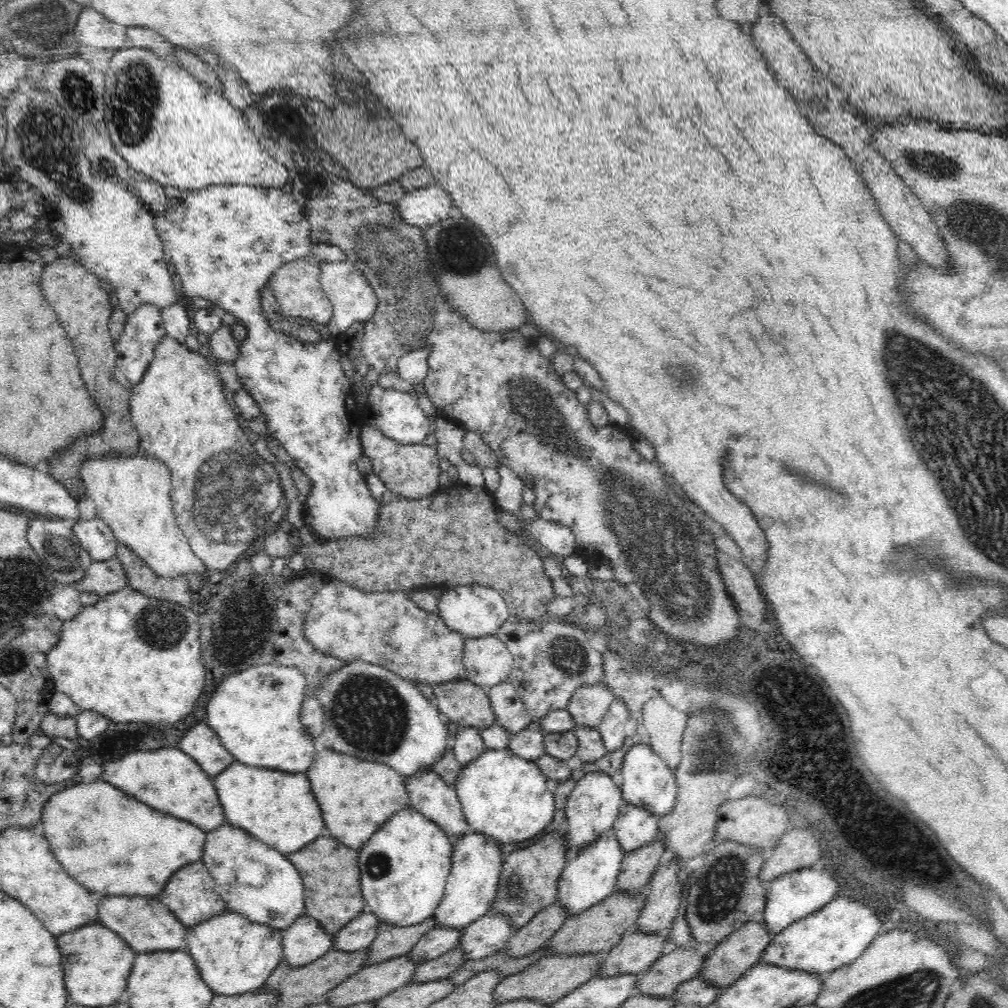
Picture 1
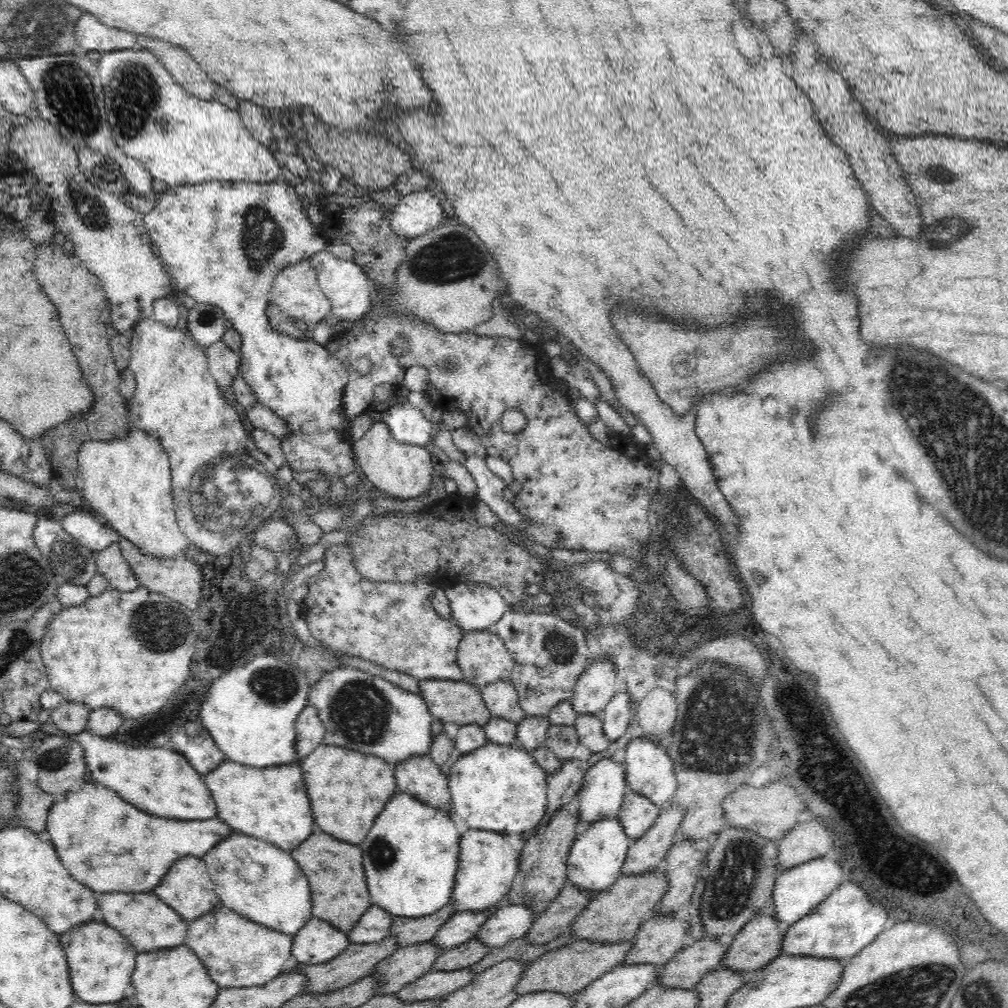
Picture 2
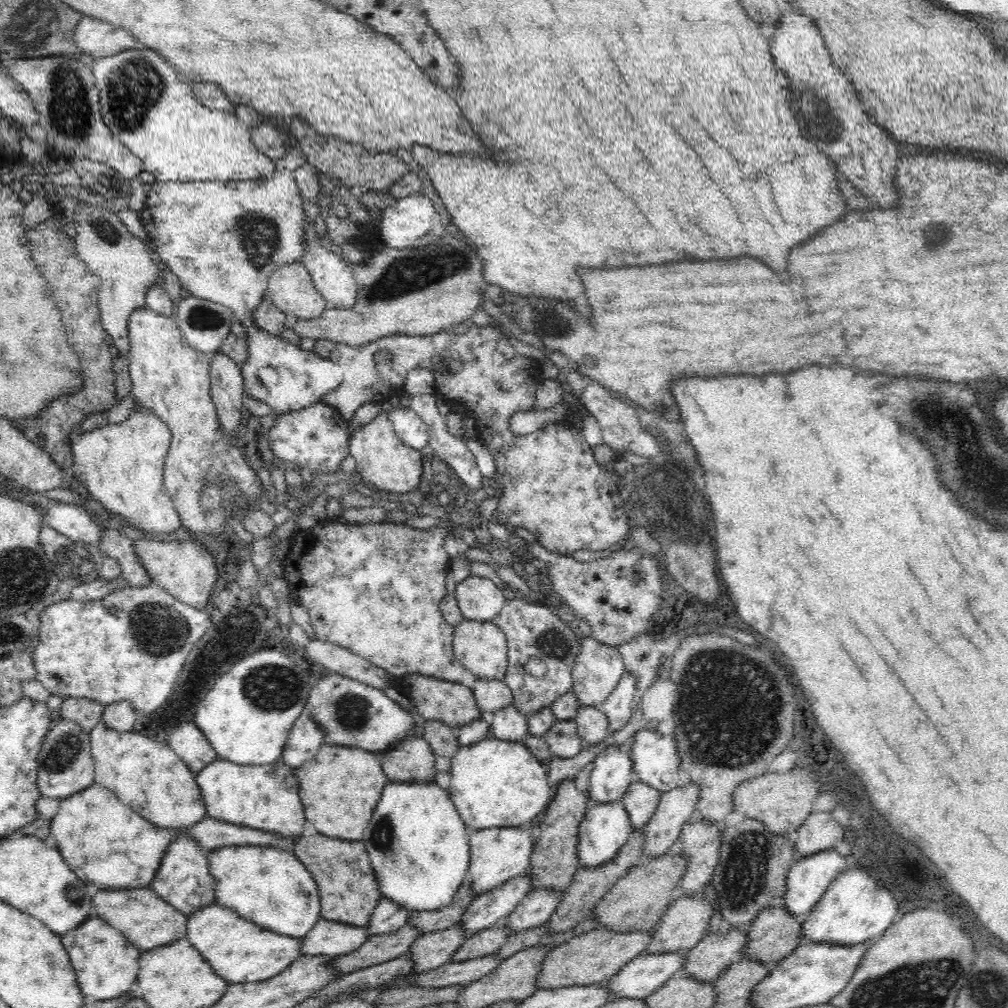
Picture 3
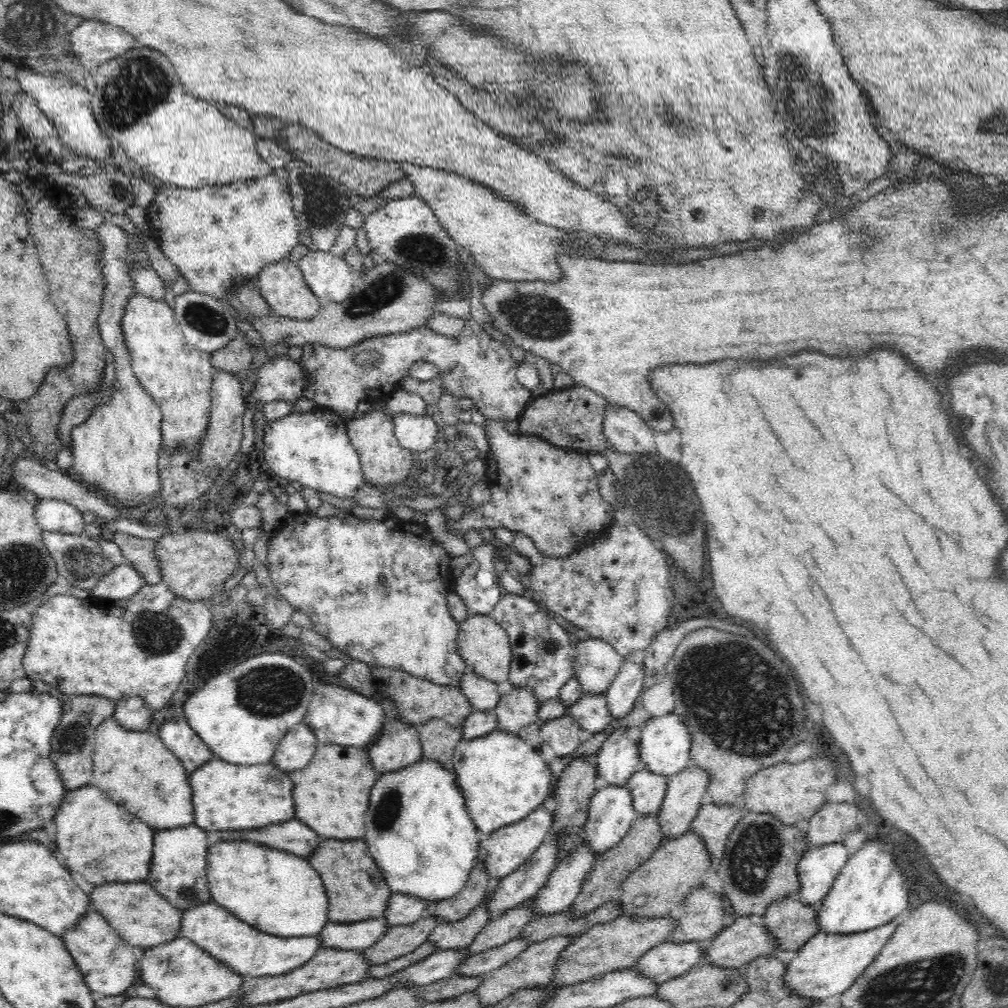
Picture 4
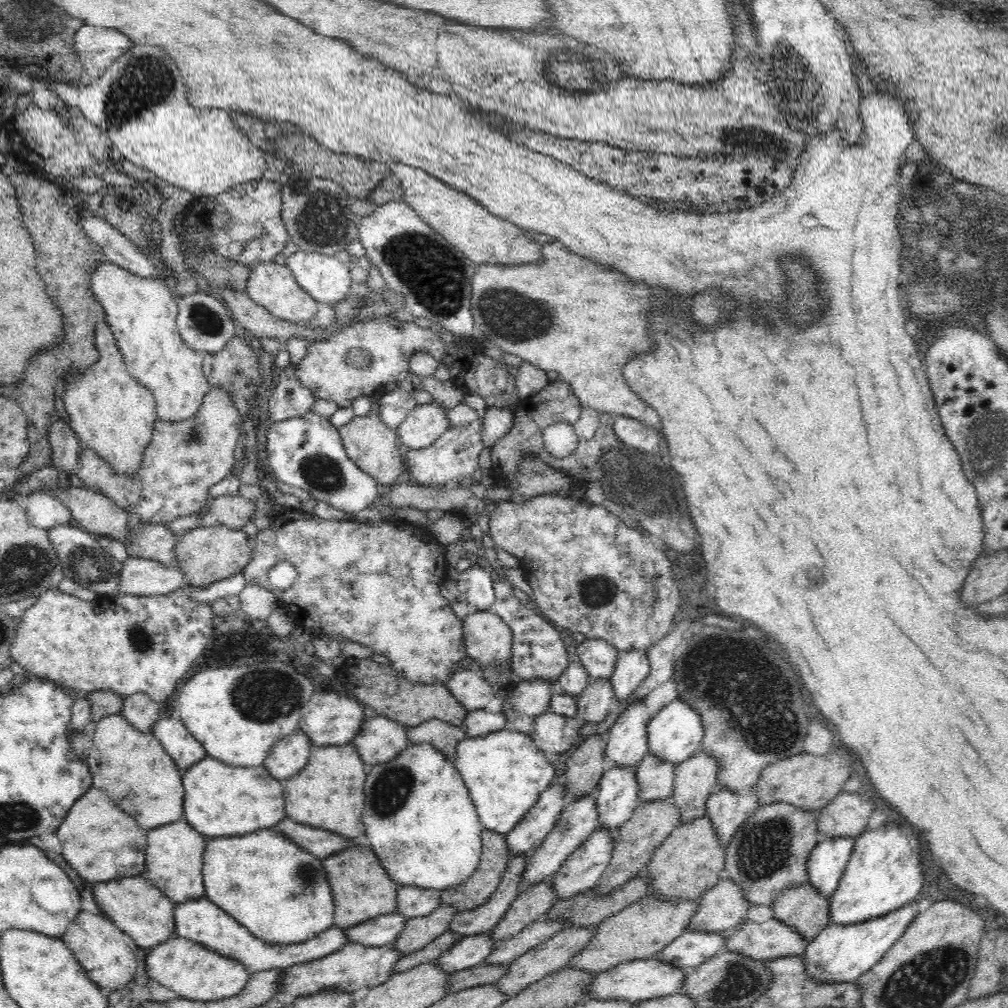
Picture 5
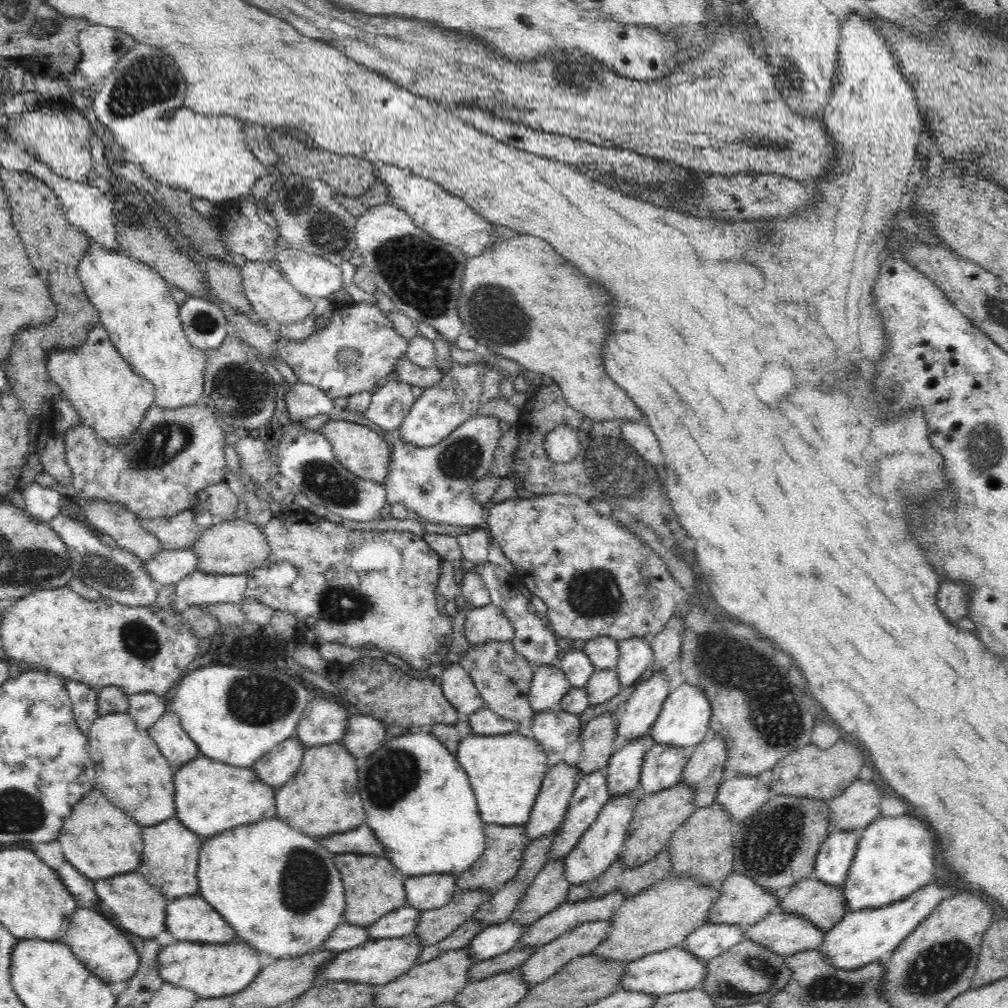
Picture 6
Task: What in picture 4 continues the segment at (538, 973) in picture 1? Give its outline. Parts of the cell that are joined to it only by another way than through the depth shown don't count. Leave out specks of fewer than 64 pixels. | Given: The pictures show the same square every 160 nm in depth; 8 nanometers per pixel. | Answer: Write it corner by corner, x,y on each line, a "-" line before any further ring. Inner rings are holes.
623,912
614,920
594,925
584,934
577,936
570,946
566,946
562,950
562,954
554,966
554,978
552,978
551,984
565,987
599,977
610,971
634,967
643,954
654,946
669,940
676,922
677,920
667,915
660,918
638,918

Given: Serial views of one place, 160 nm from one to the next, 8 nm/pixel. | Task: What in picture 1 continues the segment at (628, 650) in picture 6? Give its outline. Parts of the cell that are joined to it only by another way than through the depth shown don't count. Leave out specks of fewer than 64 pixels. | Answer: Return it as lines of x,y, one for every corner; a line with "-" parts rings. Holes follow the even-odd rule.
615,698
611,702
605,718
602,718
597,726
607,751
614,752
624,744
630,731
629,717
629,709
626,707
626,703
622,699

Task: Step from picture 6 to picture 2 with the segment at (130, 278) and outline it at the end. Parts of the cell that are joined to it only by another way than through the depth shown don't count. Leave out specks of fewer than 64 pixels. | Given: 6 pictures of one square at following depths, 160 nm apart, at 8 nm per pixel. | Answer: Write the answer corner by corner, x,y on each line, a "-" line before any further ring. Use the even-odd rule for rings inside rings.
153,317
138,319
128,333
130,337
131,354
129,368
130,371
134,373
136,381
134,396
132,396
132,402
128,412
131,412
136,416
134,426
149,435
158,437
158,441
162,443
162,448
168,453
172,475
171,493
174,497
174,509
179,527
200,551
218,555
228,554
234,547
245,544
252,532
255,532
266,519
284,514
285,504
282,499
282,493
278,488
276,478
269,474
267,465
263,465
261,462
252,458
249,455
249,452
244,449
244,445
247,444
246,430
242,426
242,422
240,421
238,413
236,413
236,409
234,409
234,406
230,405
230,400
226,399
226,396
219,389
218,383
211,375
205,351
200,350
200,348
196,346
194,339
191,340
190,343
190,339
186,336
185,331
181,331
176,327
164,325
164,323

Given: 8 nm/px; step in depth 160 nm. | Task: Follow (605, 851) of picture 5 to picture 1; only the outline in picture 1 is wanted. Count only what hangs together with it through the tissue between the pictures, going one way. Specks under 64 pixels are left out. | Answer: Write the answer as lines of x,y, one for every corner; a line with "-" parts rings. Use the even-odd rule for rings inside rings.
487,913
462,929
458,947
464,951
468,961
486,958
504,949
513,931
508,915

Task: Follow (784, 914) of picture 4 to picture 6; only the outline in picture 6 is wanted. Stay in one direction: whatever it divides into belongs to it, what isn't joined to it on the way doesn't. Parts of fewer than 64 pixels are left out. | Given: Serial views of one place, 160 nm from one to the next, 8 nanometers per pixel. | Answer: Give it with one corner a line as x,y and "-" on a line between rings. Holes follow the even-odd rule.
814,877
795,882
780,895
779,904
785,911
806,917
824,932
848,913
842,887
827,885

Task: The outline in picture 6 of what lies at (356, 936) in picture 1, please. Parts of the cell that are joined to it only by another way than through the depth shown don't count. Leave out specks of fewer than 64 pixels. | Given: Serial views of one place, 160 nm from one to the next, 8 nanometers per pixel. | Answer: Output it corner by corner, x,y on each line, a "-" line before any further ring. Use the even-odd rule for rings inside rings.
425,874
422,877
406,877
407,904
425,911
440,908
457,892
456,877
451,874

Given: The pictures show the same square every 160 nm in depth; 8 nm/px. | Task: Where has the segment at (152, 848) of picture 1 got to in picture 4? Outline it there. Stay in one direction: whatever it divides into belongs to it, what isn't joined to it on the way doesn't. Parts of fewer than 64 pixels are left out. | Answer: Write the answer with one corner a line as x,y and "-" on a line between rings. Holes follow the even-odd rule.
94,784
69,792
56,814
58,848
66,856
68,868
82,874
92,884
144,880
151,869
154,832
144,822
118,808
118,804
-
298,818
276,826
264,826
254,830
222,830
220,834
209,836
222,836
224,841
254,841
292,852
296,856
308,856
320,844
320,838

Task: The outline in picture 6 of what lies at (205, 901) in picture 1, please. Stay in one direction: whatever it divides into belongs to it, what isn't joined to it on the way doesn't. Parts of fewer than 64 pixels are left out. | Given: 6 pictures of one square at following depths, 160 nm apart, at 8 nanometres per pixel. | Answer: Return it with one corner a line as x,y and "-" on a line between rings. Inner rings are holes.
175,816
163,820
156,826
144,828
142,836
144,836
144,852
142,852
142,864
140,864
138,872
152,886
158,886
157,889
168,900
198,894
198,850
202,846
200,836
190,832

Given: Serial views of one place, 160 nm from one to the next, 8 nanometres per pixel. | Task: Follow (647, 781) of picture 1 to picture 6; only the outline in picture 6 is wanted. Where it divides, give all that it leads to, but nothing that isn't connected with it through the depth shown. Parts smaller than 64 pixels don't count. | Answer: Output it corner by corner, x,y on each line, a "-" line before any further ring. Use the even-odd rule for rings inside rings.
685,682
668,695
658,720
651,726
650,734
659,745
684,747
691,751
710,734
710,716
712,716
712,709
708,697
698,686

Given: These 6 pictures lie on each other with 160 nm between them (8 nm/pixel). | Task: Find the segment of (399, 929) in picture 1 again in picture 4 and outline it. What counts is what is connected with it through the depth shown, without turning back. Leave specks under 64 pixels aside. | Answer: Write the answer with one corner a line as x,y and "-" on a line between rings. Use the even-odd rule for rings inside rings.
478,860
464,888
456,896
430,901
424,914
436,917
438,922
454,922
468,916
486,898
490,881
486,865

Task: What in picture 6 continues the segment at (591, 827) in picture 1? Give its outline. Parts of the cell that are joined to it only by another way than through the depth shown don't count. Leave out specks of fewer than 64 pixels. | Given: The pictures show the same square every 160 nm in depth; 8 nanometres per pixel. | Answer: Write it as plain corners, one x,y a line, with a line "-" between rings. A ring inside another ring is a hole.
664,670
656,671
647,681
638,684
625,703
626,712
618,716
616,737
629,741
648,735
670,693

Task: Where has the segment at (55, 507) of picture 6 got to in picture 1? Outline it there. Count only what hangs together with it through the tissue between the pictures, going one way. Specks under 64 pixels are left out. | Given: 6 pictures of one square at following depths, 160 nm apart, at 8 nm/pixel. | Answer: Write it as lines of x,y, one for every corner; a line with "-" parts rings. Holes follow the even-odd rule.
102,519
77,520
71,523
71,529
92,560
110,560
116,556
118,539

